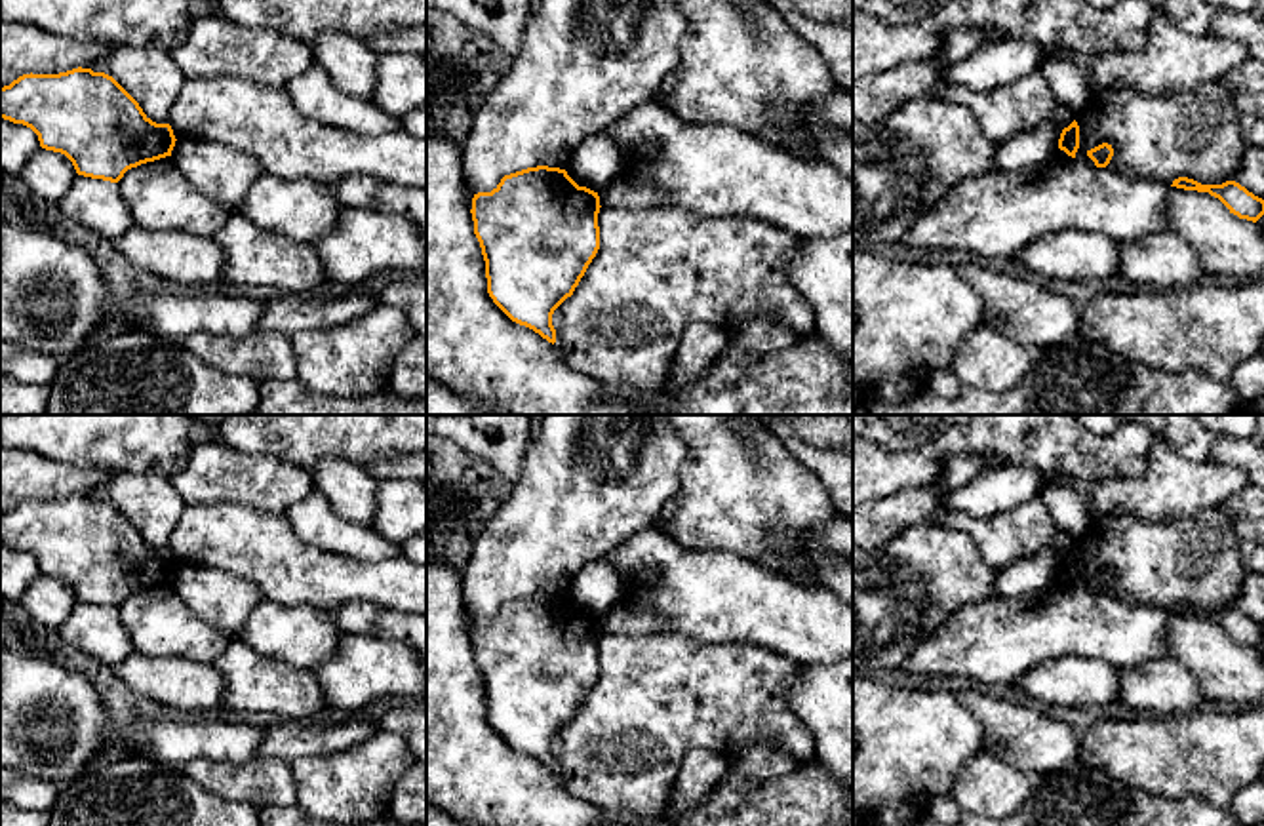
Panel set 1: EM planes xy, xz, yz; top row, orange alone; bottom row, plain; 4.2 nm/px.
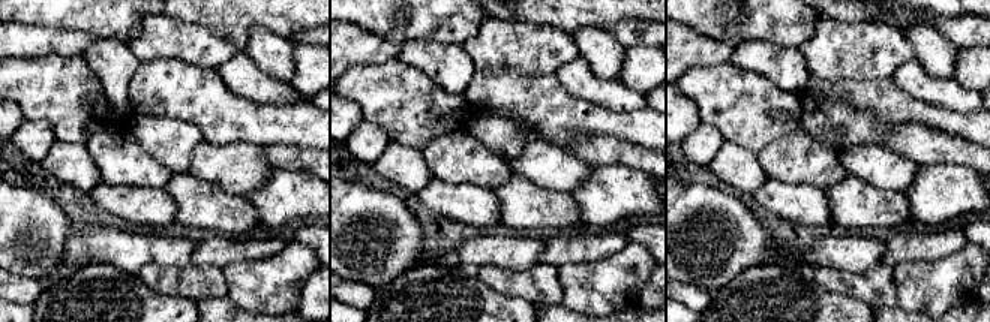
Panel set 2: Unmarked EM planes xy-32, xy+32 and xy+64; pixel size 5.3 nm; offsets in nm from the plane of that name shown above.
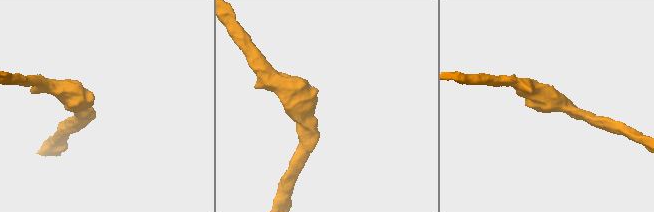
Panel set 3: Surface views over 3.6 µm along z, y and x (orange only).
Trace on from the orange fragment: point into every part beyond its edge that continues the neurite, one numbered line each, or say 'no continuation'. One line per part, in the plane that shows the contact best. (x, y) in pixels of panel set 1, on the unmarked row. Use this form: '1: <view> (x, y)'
no continuation

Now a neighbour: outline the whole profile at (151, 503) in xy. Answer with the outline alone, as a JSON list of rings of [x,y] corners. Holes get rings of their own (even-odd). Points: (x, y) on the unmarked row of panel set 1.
[[[120,472],[91,493],[112,502],[156,550],[169,550],[169,537],[185,510],[169,478]]]

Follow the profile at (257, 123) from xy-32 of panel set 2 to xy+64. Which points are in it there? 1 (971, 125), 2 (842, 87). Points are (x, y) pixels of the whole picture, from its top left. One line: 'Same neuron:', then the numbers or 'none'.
Same neuron: 1, 2

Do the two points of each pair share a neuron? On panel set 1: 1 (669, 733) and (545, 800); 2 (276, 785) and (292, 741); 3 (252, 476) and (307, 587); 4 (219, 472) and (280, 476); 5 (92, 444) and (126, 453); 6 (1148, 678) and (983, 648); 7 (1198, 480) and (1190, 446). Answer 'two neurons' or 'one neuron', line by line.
1: two neurons
2: two neurons
3: two neurons
4: one neuron
5: one neuron
6: two neurons
7: two neurons

